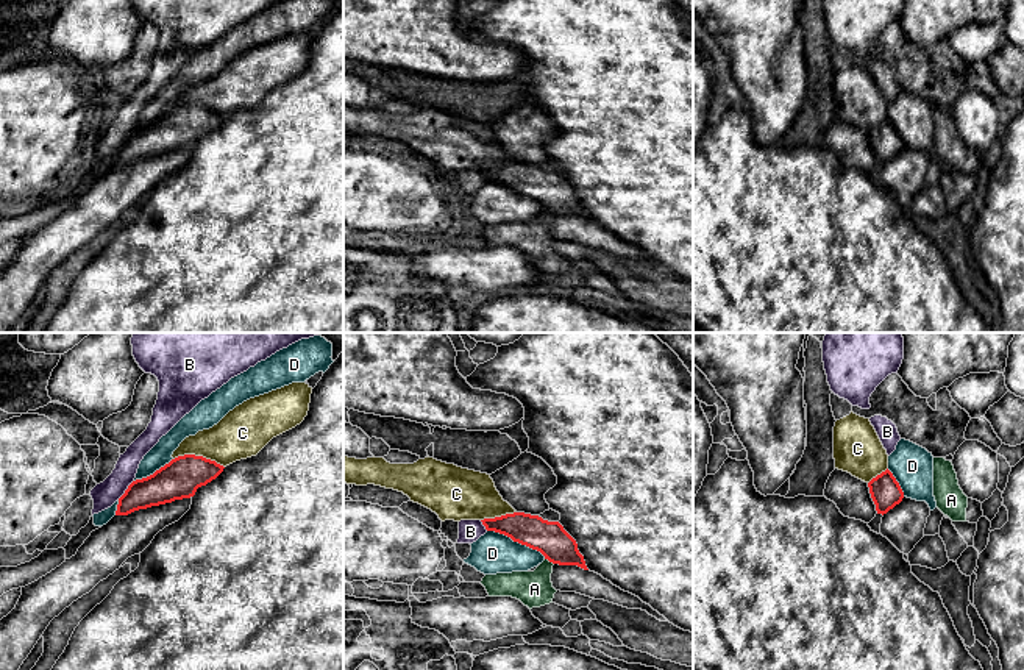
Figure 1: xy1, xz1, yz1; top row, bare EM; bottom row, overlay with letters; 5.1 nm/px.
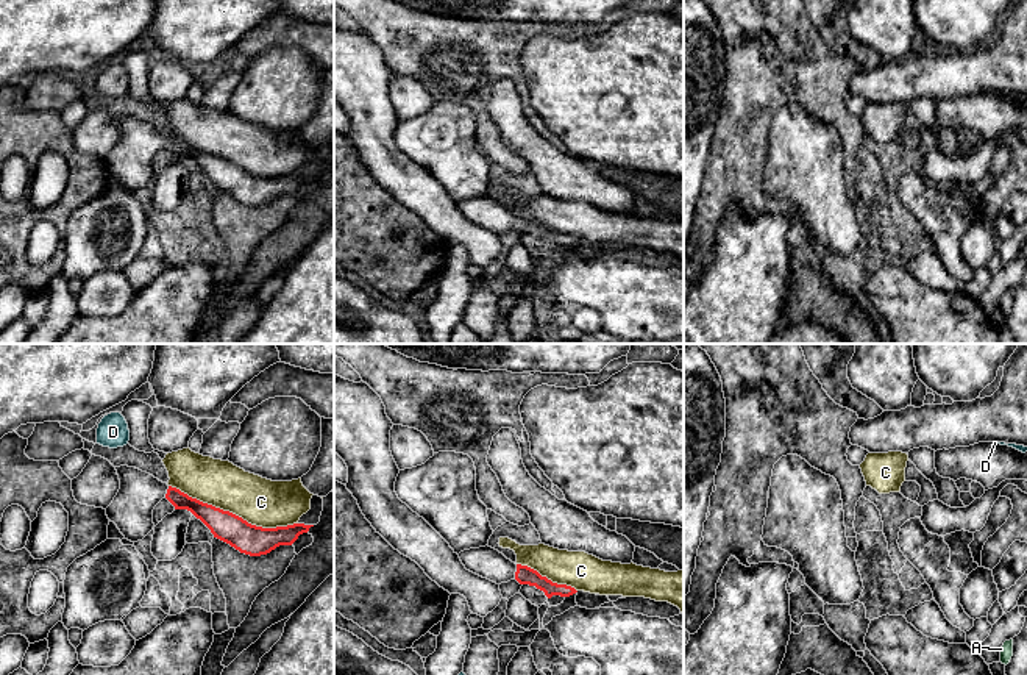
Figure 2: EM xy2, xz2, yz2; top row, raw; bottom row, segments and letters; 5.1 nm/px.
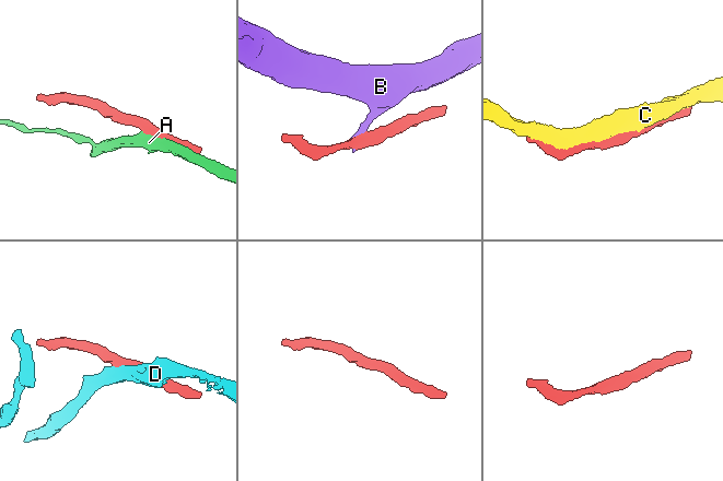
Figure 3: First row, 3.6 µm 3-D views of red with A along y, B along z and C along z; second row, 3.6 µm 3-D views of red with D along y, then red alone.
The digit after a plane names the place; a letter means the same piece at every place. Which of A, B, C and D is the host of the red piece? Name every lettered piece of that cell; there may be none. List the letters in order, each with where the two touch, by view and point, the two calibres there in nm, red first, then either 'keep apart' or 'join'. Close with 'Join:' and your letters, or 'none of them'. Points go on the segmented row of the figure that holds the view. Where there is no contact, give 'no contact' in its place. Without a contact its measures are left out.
A: xz1 (550, 561) | 170/190 nm | keep apart
B: xy1 (127, 489) | 190/130 nm | keep apart
C: xy2 (231, 513) | 160/240 nm | keep apart
D: xz1 (517, 541) | 170/220 nm | keep apart
Join: none of them

